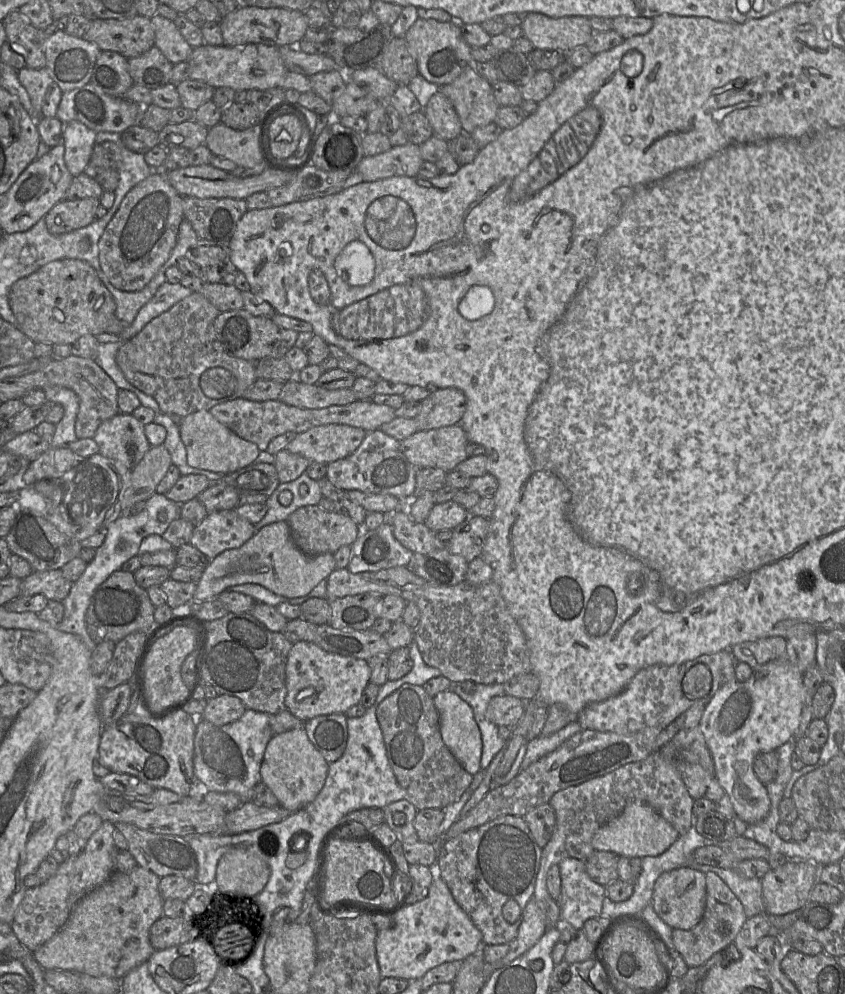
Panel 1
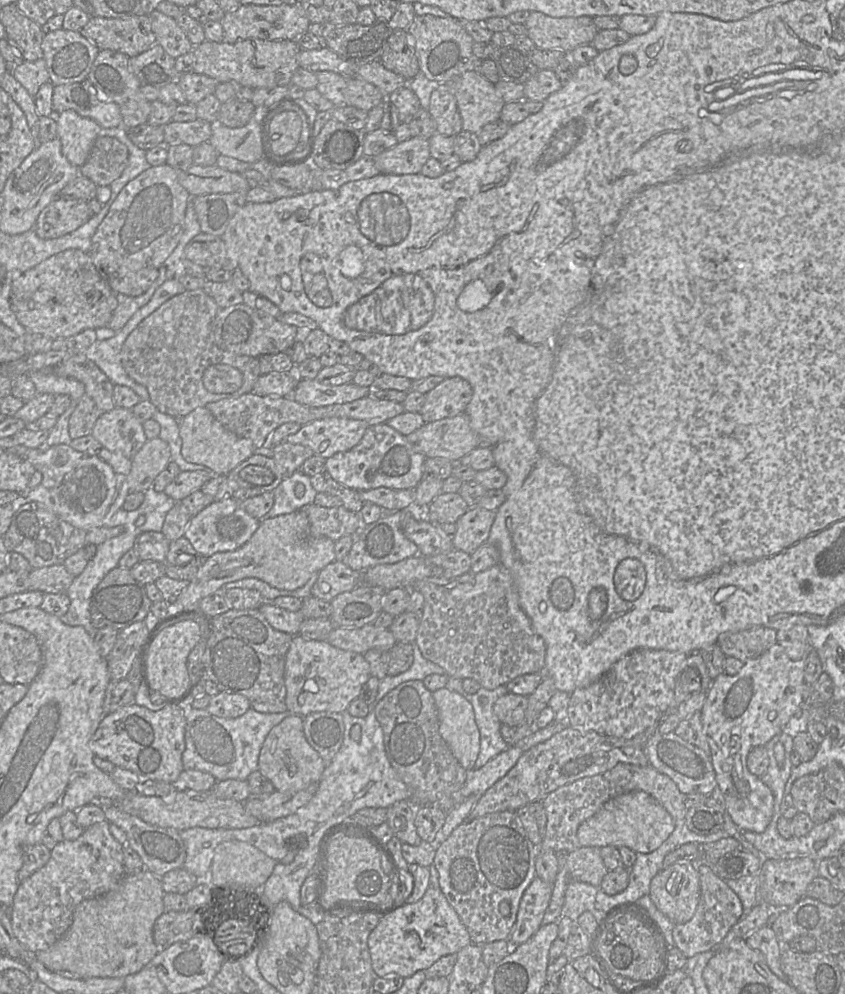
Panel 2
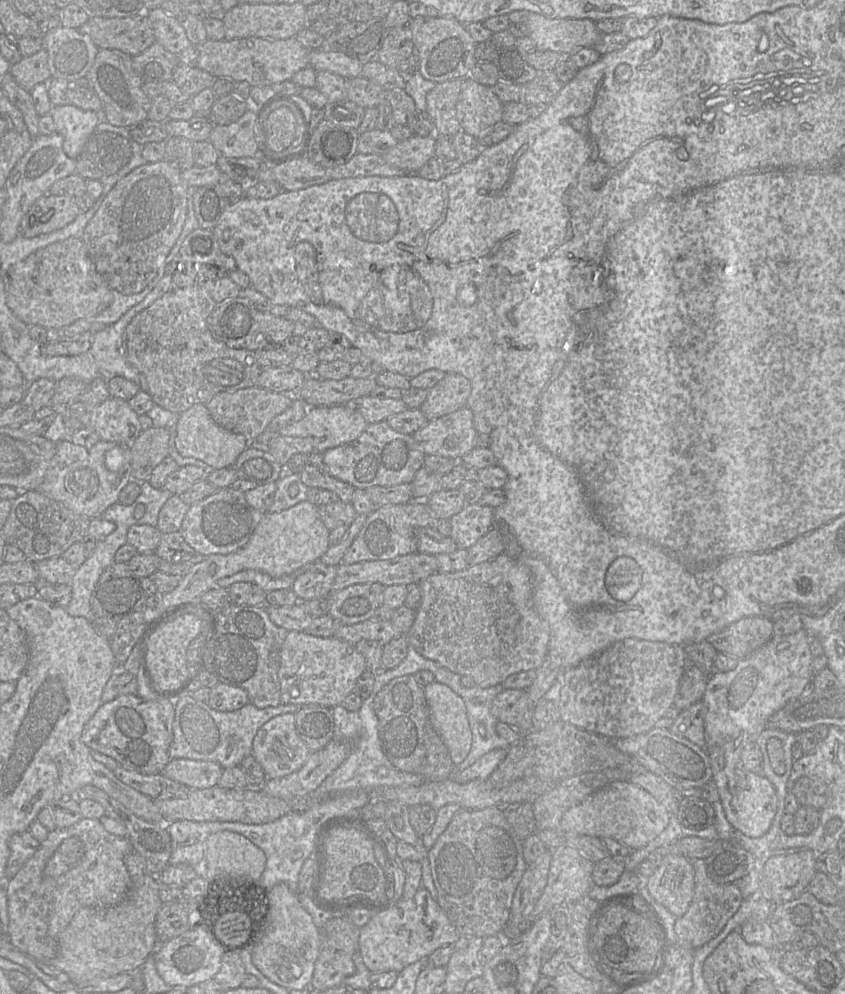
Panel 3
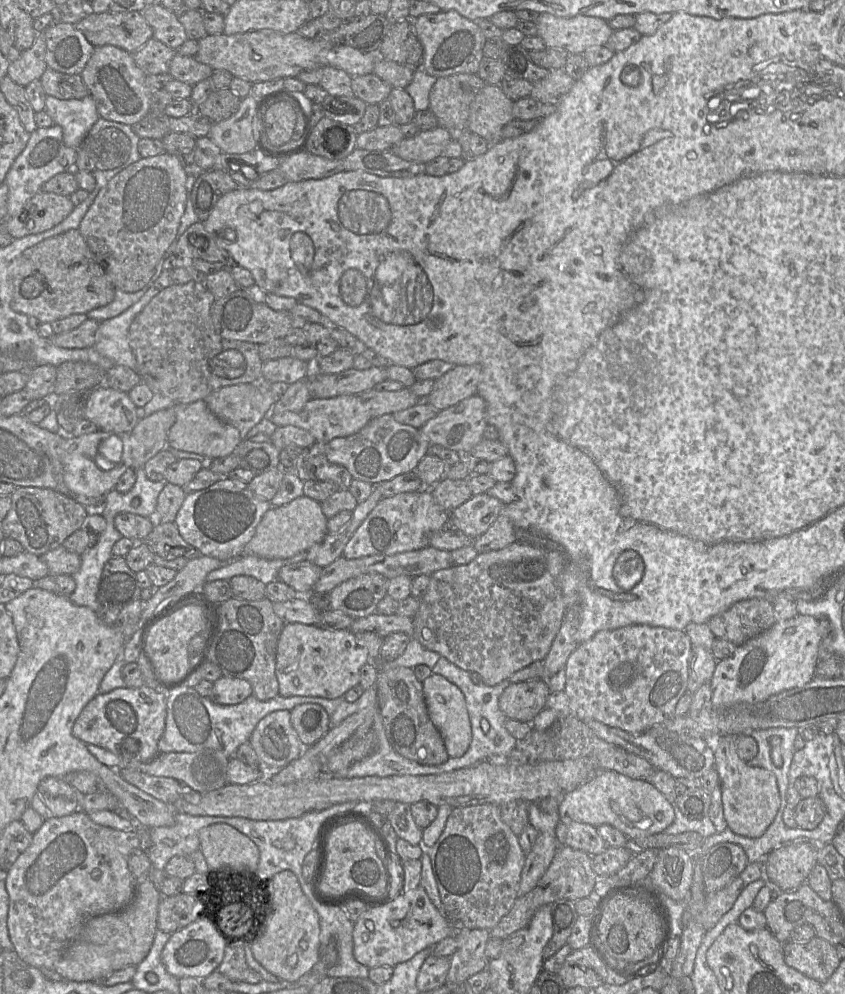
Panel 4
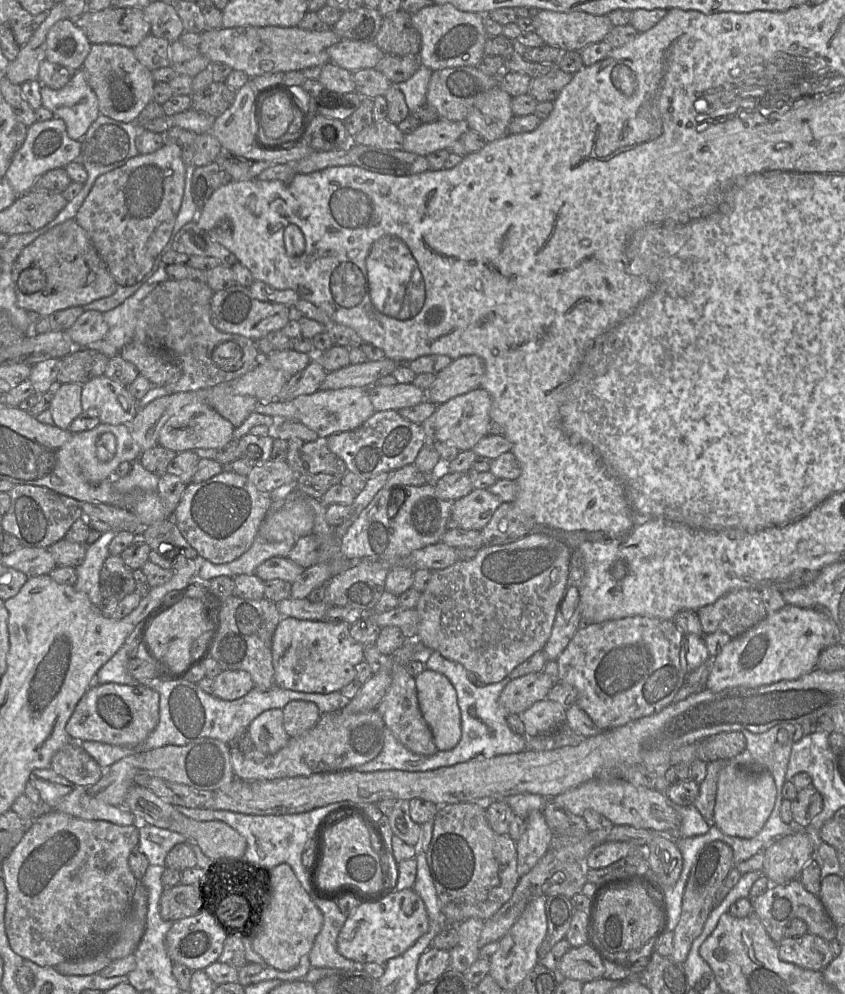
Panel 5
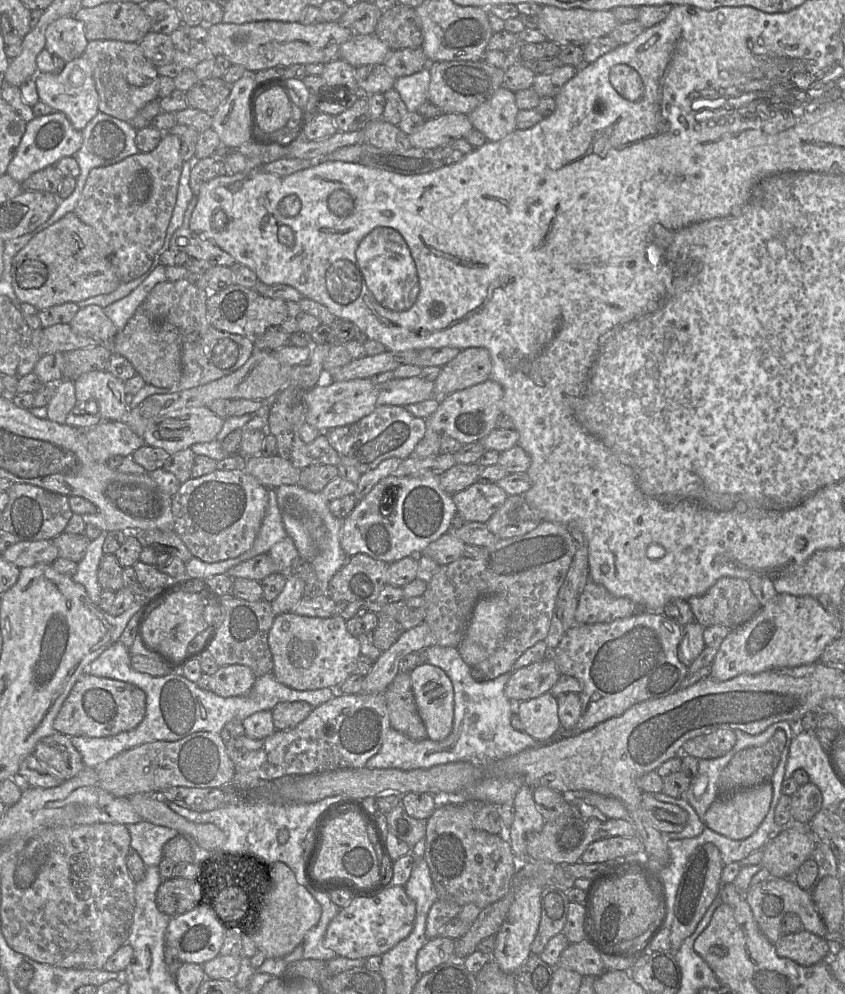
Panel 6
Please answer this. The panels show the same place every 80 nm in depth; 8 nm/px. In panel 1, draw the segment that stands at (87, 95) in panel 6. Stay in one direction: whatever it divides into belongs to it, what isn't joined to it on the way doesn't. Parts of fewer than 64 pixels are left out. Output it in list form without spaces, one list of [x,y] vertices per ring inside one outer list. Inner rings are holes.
[[[79,121],[63,123],[64,160],[73,177],[84,173],[87,167],[97,132]]]

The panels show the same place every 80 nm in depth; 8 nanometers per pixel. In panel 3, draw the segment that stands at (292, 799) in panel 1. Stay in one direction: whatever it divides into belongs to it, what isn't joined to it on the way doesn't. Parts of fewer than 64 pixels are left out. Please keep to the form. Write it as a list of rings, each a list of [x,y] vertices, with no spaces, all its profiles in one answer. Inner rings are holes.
[[[285,713],[271,718],[257,731],[252,743],[252,755],[262,766],[267,779],[276,779],[298,771],[307,762],[311,751],[299,736],[295,714]]]

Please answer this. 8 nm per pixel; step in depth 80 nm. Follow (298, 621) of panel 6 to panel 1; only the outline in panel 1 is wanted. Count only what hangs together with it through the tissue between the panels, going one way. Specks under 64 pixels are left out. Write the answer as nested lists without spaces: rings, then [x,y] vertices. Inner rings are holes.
[[[313,642],[292,644],[286,662],[286,709],[302,722],[316,716],[343,713],[360,702],[370,682],[370,668],[365,660],[330,653]]]

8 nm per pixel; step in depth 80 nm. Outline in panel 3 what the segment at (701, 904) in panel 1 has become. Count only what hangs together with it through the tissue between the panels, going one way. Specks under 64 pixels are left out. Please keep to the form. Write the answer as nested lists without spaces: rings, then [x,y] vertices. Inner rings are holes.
[[[679,854],[667,855],[648,879],[650,896],[677,918],[691,904],[695,892],[694,863]]]

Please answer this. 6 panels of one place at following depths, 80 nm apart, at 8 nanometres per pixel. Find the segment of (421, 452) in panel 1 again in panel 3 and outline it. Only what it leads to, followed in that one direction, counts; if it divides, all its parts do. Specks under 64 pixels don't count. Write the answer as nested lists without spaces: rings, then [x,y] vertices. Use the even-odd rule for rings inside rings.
[[[467,405],[439,418],[430,420],[412,434],[426,455],[461,459],[476,447],[477,431],[474,414]]]

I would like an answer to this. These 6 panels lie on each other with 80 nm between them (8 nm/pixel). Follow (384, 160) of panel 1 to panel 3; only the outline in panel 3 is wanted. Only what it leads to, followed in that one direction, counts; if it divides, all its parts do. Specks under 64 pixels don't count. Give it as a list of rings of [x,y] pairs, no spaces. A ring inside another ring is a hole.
[[[435,134],[413,135],[381,155],[388,164],[405,171],[406,174],[417,174],[424,164],[435,157],[436,142]]]

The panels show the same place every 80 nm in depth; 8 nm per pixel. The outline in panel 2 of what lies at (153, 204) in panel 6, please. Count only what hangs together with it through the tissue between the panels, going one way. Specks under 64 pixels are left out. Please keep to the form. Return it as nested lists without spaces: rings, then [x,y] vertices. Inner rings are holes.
[[[166,163],[149,167],[122,188],[94,233],[89,252],[95,268],[113,292],[139,296],[157,279],[160,267],[173,252],[183,234],[190,198],[190,194],[178,181],[178,171]]]

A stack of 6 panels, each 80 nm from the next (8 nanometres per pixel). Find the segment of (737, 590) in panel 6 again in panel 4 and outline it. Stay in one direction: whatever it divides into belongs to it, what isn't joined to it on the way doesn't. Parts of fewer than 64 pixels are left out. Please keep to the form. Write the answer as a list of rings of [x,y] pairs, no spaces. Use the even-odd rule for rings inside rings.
[[[750,598],[734,603],[707,622],[716,638],[739,646],[770,629],[777,622],[771,602]]]

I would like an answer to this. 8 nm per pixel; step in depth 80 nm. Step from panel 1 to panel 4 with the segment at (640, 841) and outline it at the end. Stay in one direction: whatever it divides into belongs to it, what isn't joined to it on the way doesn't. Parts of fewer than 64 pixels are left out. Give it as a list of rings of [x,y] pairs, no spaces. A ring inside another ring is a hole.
[[[597,770],[587,781],[562,795],[559,804],[562,820],[587,823],[596,828],[609,824],[629,840],[661,833],[675,819],[675,810],[667,798],[650,782],[630,778],[612,770]]]

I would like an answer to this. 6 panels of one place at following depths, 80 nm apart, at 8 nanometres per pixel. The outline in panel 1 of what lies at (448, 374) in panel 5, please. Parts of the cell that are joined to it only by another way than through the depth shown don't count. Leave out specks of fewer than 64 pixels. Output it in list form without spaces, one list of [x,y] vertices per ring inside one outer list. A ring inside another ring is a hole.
[[[437,388],[421,402],[415,417],[418,431],[460,424],[467,408],[465,394],[457,388]]]

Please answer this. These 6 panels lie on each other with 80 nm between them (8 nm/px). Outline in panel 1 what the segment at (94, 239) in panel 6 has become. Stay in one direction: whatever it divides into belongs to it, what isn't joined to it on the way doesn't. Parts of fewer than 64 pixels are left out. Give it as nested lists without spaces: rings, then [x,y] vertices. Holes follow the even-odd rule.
[[[61,259],[52,261],[31,275],[16,281],[8,293],[9,306],[17,320],[19,330],[35,344],[72,345],[83,335],[97,336],[111,333],[117,336],[130,325],[115,316],[116,303],[99,278],[95,269],[80,259]]]

